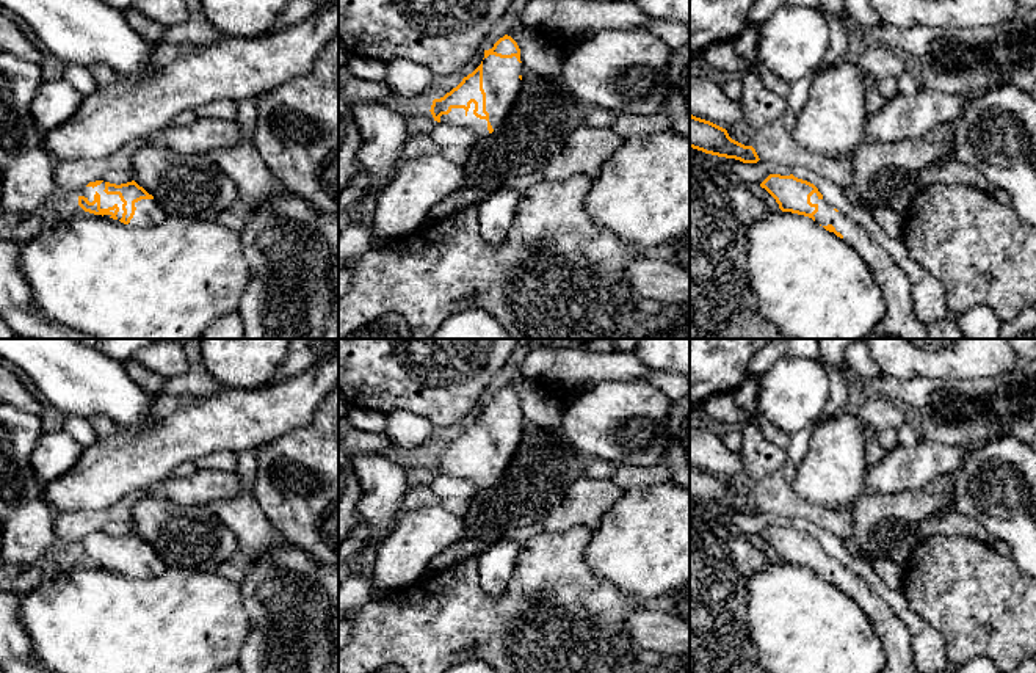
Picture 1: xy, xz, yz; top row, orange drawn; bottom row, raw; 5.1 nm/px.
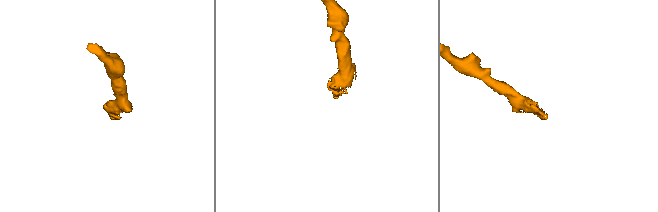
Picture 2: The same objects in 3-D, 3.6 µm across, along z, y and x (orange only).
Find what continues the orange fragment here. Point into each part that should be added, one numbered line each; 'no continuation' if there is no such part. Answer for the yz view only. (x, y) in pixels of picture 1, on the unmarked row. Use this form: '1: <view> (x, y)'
1: yz (894, 634)

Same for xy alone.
1: xy (107, 552)

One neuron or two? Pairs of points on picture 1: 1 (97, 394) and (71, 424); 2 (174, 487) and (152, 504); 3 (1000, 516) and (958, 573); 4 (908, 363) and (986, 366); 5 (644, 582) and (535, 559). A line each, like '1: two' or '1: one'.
1: two
2: two
3: two
4: one
5: two

